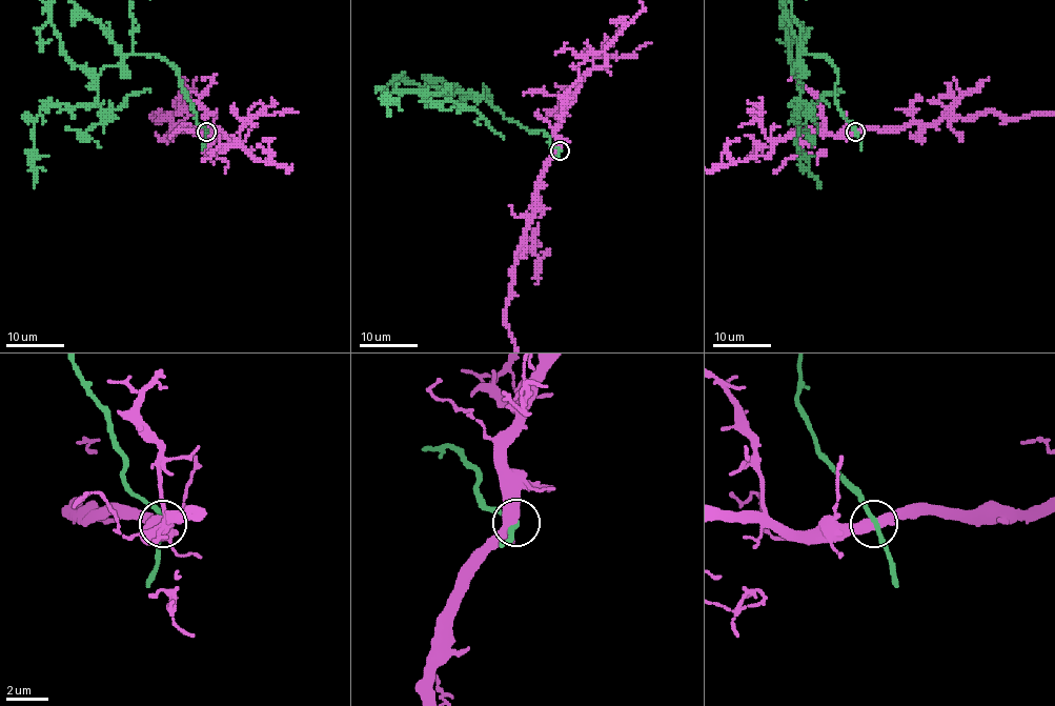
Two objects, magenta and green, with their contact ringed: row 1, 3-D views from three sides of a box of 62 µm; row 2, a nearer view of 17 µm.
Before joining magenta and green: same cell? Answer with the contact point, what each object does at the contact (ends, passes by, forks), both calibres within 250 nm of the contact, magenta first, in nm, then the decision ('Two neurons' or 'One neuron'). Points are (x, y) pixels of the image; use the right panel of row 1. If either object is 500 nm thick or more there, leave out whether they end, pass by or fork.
Place: (855, 132). At the ring magenta passes by. At the ring green passes by. Thickness 480 nm (magenta) against 220 nm. Two neurons

